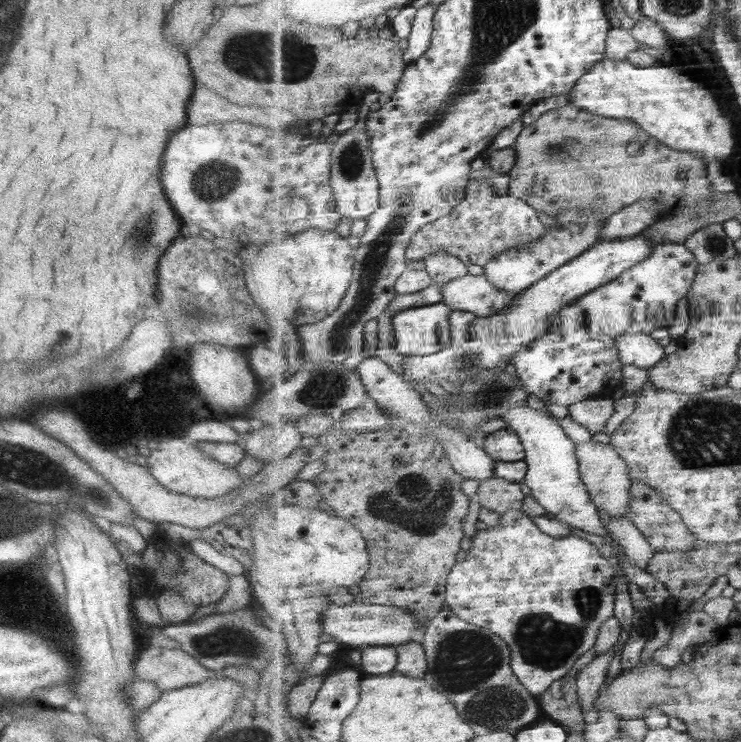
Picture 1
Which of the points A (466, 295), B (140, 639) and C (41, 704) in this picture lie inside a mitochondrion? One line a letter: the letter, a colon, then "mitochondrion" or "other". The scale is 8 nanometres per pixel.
A: other
B: other
C: other

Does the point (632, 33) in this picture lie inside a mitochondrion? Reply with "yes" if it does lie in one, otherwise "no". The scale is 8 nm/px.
no

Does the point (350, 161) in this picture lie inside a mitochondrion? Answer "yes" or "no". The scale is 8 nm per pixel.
yes

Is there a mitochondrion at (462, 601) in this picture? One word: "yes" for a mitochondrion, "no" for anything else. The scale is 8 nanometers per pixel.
no

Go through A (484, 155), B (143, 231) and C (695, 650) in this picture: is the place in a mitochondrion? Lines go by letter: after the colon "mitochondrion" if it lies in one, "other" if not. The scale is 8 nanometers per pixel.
A: other
B: mitochondrion
C: other

